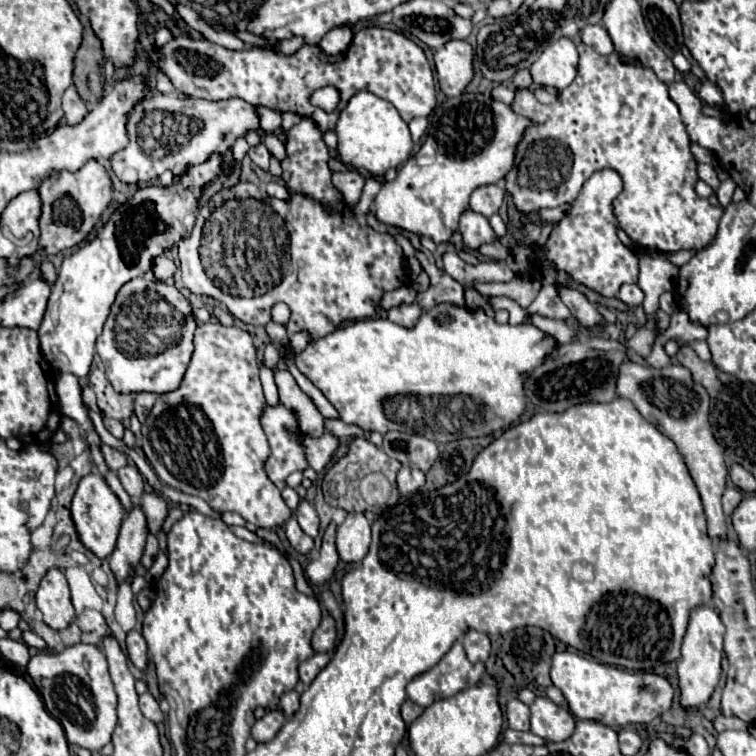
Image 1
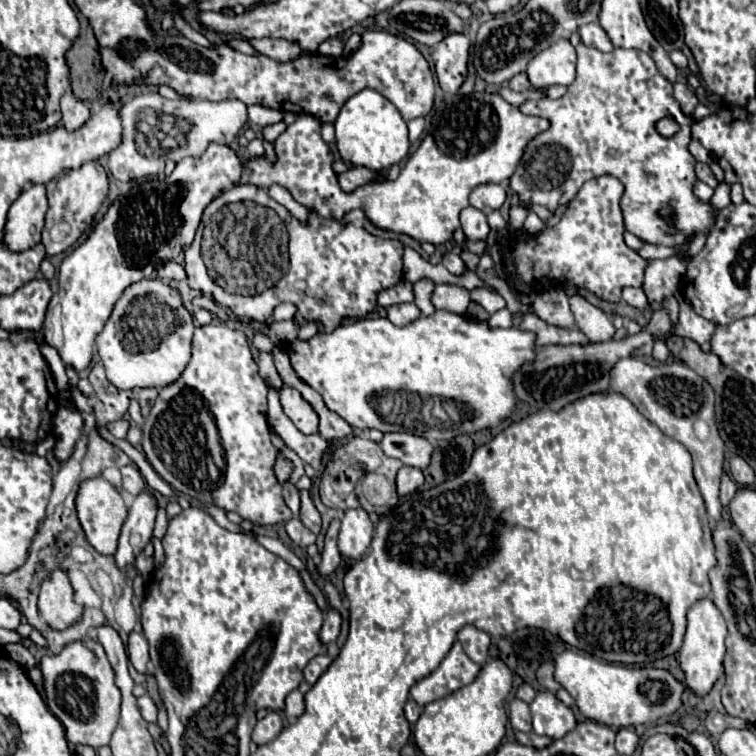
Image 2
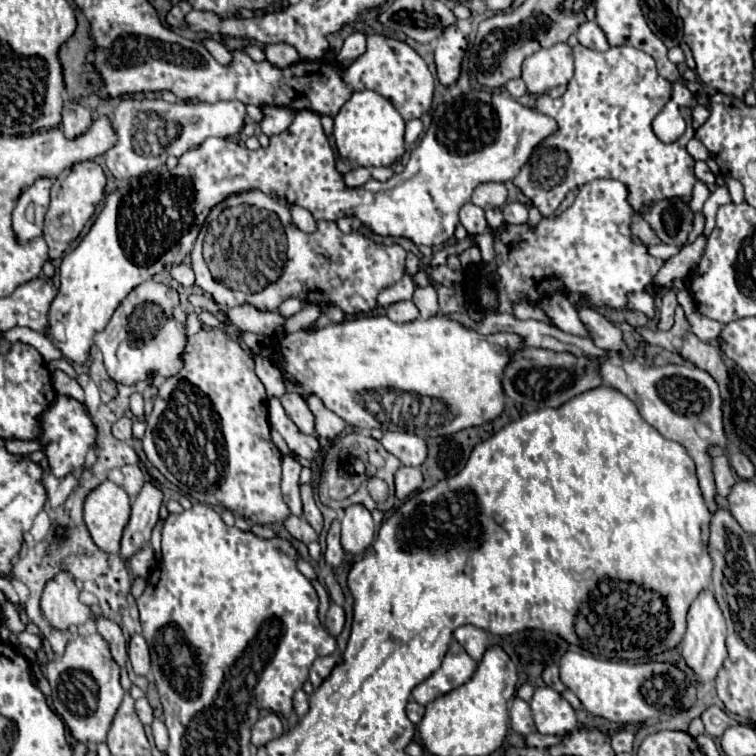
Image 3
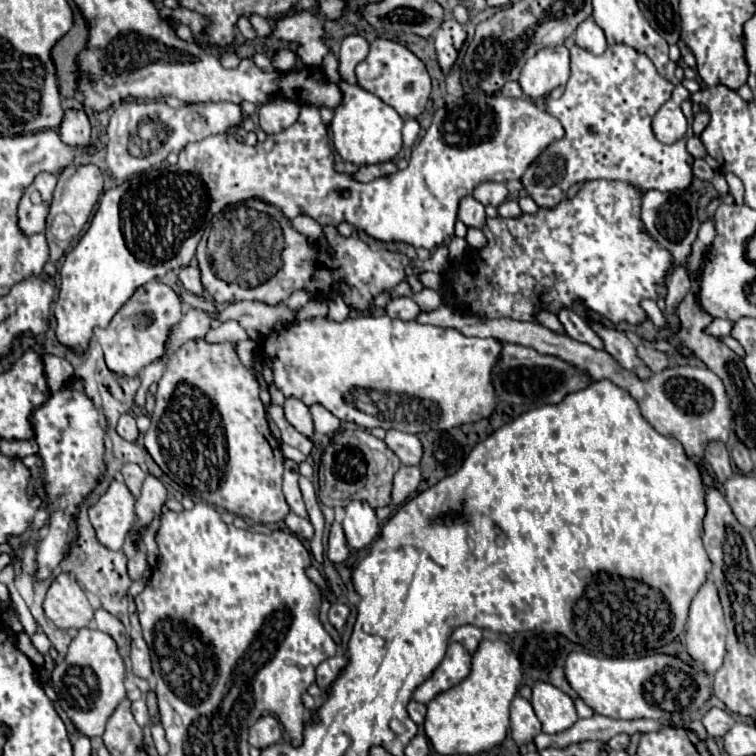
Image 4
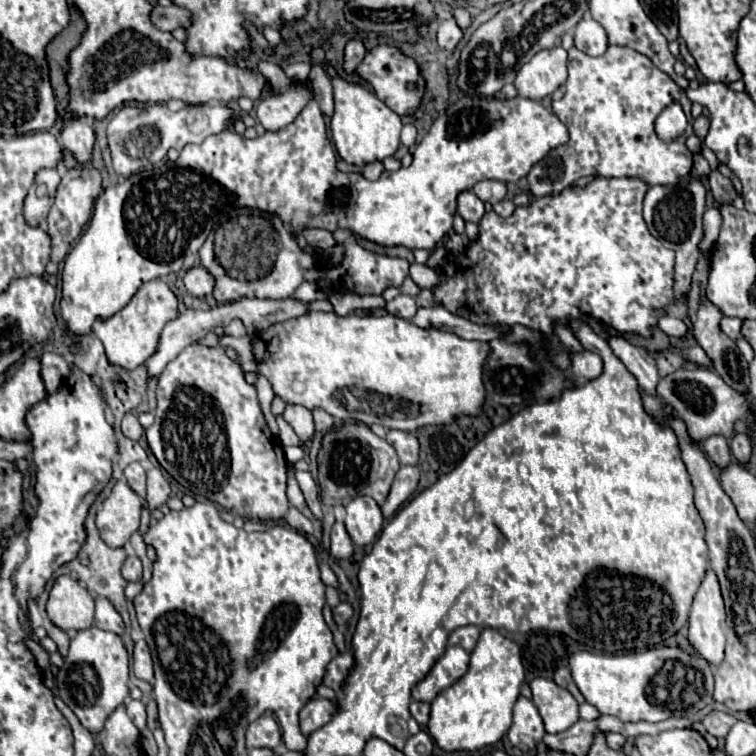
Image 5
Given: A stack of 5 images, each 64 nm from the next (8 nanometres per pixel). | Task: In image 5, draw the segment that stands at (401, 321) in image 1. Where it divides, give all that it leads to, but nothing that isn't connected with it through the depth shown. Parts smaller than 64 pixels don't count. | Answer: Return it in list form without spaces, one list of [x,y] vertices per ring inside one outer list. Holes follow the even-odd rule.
[[[398,294],[394,300],[386,302],[386,310],[388,310],[392,316],[400,316],[400,318],[404,318],[404,320],[410,320],[410,318],[416,314],[418,306],[416,306],[416,302],[414,302],[412,296],[408,296],[408,294]]]

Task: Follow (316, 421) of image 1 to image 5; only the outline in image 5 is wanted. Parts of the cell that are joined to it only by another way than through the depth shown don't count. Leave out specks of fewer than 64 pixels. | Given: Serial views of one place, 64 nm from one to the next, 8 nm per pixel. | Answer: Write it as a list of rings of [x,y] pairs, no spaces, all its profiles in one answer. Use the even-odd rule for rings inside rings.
[[[286,406],[286,412],[282,418],[292,426],[292,430],[298,434],[302,442],[308,442],[314,436],[314,422],[312,412],[304,410],[304,406]]]

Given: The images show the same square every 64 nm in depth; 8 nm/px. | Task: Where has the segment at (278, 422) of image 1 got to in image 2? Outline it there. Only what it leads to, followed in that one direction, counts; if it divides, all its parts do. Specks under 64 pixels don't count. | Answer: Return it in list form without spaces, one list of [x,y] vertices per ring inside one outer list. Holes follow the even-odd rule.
[[[278,454],[278,460],[276,460],[276,478],[278,478],[280,482],[286,482],[286,480],[288,480],[292,468],[294,468],[292,462],[290,462],[288,458],[284,458],[282,454]]]

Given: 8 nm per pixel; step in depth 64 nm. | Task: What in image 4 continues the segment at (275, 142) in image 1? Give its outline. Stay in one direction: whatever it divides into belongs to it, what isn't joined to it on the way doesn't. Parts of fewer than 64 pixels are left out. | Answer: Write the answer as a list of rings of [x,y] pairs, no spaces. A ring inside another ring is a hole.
[[[278,96],[266,104],[258,106],[258,118],[260,126],[266,134],[278,134],[280,130],[292,126],[300,114],[302,104],[298,100],[290,100],[284,96]]]

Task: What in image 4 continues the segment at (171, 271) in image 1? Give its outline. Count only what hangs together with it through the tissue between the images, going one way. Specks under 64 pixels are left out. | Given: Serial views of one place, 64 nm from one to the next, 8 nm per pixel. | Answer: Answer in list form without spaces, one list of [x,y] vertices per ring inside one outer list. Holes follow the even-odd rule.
[[[190,264],[190,266],[182,268],[178,278],[180,278],[182,286],[184,286],[188,292],[192,292],[192,294],[196,294],[196,296],[202,296],[202,294],[206,292],[206,288],[204,288],[204,284],[202,284],[202,278],[200,278],[200,268],[198,268],[196,264]]]

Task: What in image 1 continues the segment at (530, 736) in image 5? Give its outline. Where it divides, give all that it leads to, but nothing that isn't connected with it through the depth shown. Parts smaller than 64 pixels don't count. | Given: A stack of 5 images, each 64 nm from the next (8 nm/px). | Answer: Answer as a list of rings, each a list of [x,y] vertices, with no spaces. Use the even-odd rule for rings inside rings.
[[[514,698],[506,704],[506,718],[508,718],[508,726],[512,730],[520,730],[520,732],[530,730],[530,708],[524,702],[520,702],[518,698]]]

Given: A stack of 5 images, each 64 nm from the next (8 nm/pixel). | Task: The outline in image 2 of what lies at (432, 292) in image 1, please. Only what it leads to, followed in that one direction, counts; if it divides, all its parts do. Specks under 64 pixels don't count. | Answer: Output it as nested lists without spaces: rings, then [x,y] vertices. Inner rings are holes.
[[[438,284],[434,288],[432,304],[438,310],[454,312],[454,314],[466,314],[466,308],[470,304],[470,294],[466,288],[458,288],[452,284]]]

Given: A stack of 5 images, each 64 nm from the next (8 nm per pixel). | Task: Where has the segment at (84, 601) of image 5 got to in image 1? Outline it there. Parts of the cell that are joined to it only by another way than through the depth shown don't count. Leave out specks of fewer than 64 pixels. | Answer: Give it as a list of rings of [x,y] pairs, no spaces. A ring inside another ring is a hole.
[[[50,568],[42,578],[36,592],[36,606],[44,614],[44,622],[54,630],[64,630],[72,622],[76,610],[72,606],[68,580],[62,570]]]

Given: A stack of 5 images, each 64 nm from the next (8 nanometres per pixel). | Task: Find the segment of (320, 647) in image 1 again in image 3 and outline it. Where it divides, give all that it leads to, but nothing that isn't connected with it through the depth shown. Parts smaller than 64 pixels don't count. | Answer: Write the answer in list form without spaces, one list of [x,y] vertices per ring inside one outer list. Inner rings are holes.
[[[330,604],[330,610],[326,614],[326,626],[328,626],[328,632],[332,636],[338,636],[344,628],[344,622],[346,622],[346,614],[344,614],[344,608],[338,606],[338,604]]]

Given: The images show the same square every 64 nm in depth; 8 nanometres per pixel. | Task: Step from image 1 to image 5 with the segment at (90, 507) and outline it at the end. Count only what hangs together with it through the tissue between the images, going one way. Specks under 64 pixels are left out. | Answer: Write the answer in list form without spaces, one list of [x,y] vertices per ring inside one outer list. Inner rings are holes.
[[[116,482],[112,494],[104,500],[102,510],[96,514],[96,526],[102,540],[108,546],[118,548],[124,546],[134,532],[138,532],[140,516],[140,496],[126,482]]]

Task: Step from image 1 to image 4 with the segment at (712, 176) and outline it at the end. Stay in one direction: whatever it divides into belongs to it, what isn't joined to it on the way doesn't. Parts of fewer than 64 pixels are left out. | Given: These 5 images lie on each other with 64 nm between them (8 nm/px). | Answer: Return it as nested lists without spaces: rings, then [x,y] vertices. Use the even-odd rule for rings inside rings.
[[[702,158],[694,160],[694,176],[696,178],[700,178],[700,180],[712,180],[712,174],[714,174],[714,170],[706,164],[706,160],[702,160]]]

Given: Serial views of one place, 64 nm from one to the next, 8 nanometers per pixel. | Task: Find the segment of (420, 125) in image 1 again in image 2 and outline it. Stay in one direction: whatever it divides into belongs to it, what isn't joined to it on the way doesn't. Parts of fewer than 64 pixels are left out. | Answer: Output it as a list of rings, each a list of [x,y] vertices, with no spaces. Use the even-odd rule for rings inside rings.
[[[414,118],[408,122],[408,132],[410,132],[410,142],[418,142],[420,134],[424,130],[424,118]]]

